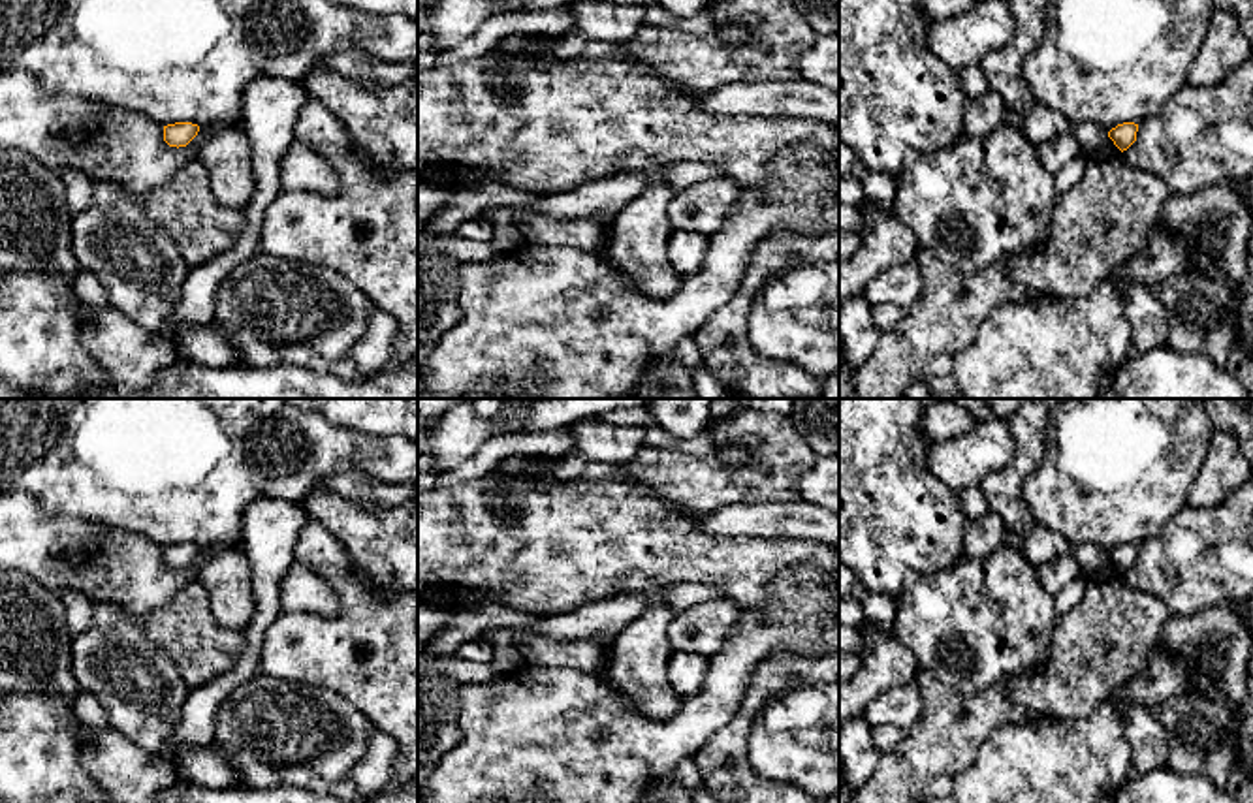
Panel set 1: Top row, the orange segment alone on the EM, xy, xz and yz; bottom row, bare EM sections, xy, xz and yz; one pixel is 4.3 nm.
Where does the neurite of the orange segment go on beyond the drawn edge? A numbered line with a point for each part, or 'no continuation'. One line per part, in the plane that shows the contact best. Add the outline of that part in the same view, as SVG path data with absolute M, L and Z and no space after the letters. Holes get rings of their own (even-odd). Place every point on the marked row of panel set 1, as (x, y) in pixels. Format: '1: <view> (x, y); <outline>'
no continuation

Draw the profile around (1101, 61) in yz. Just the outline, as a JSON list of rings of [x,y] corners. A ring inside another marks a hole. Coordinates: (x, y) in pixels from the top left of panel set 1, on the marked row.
[[[1048,0],[1046,34],[1039,47],[1023,60],[1022,75],[1031,88],[1035,102],[1061,113],[1071,124],[1093,122],[1106,132],[1123,122],[1140,124],[1142,120],[1157,117],[1187,85],[1193,60],[1208,34],[1213,8],[1212,0]]]

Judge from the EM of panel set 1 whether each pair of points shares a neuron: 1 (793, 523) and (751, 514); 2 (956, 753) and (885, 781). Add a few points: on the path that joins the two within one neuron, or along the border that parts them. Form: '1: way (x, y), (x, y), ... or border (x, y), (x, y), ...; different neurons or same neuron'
1: way (783, 519), (761, 519); same neuron
2: way (939, 753), (924, 753), (902, 775); same neuron

